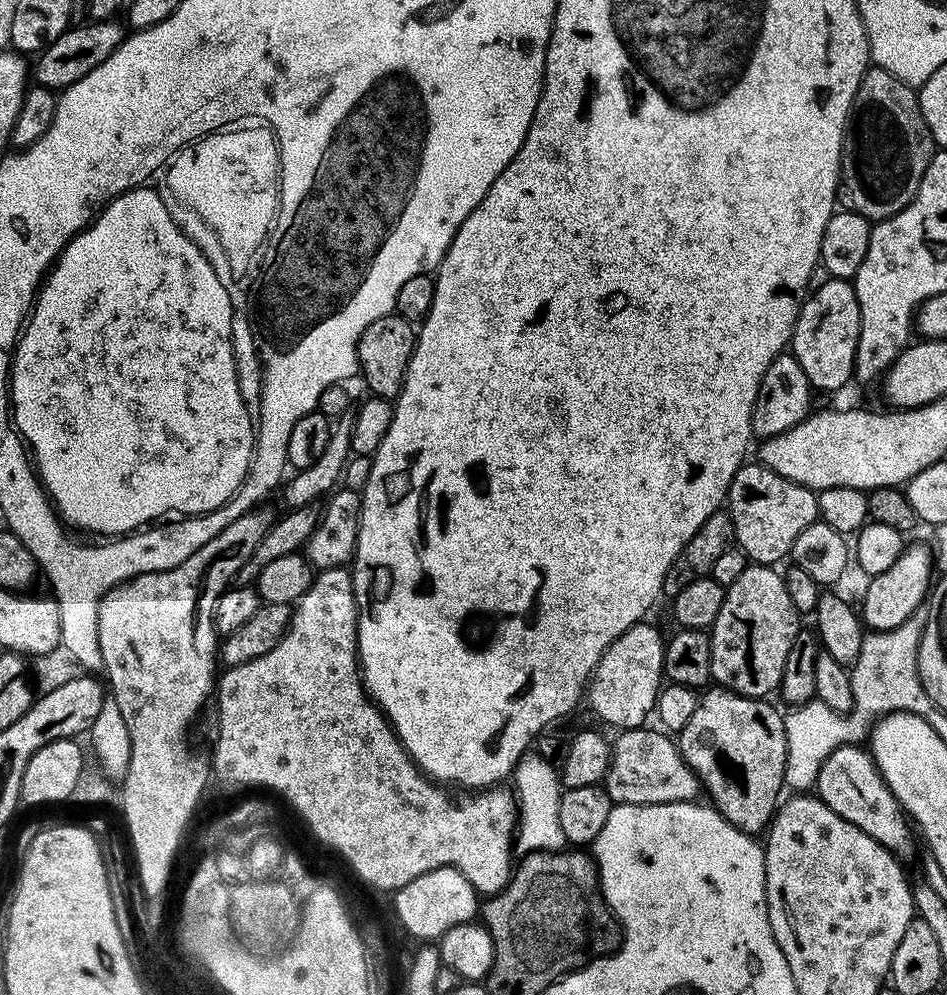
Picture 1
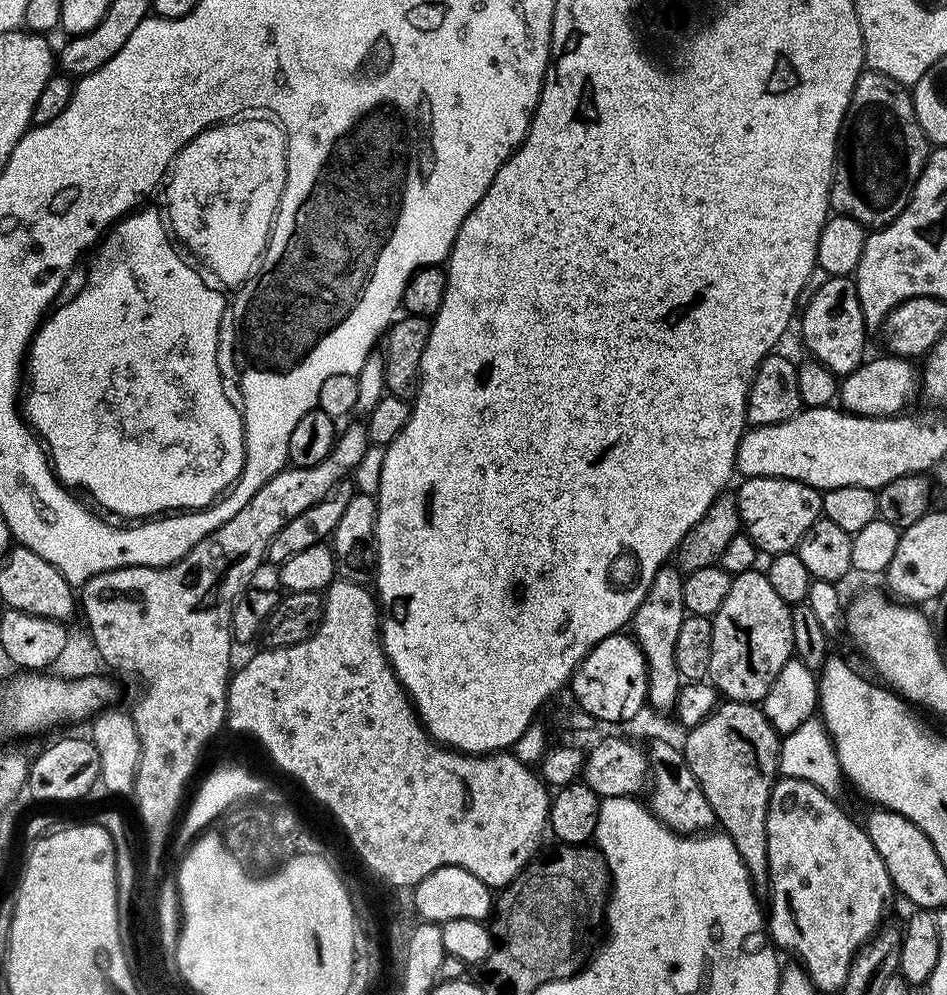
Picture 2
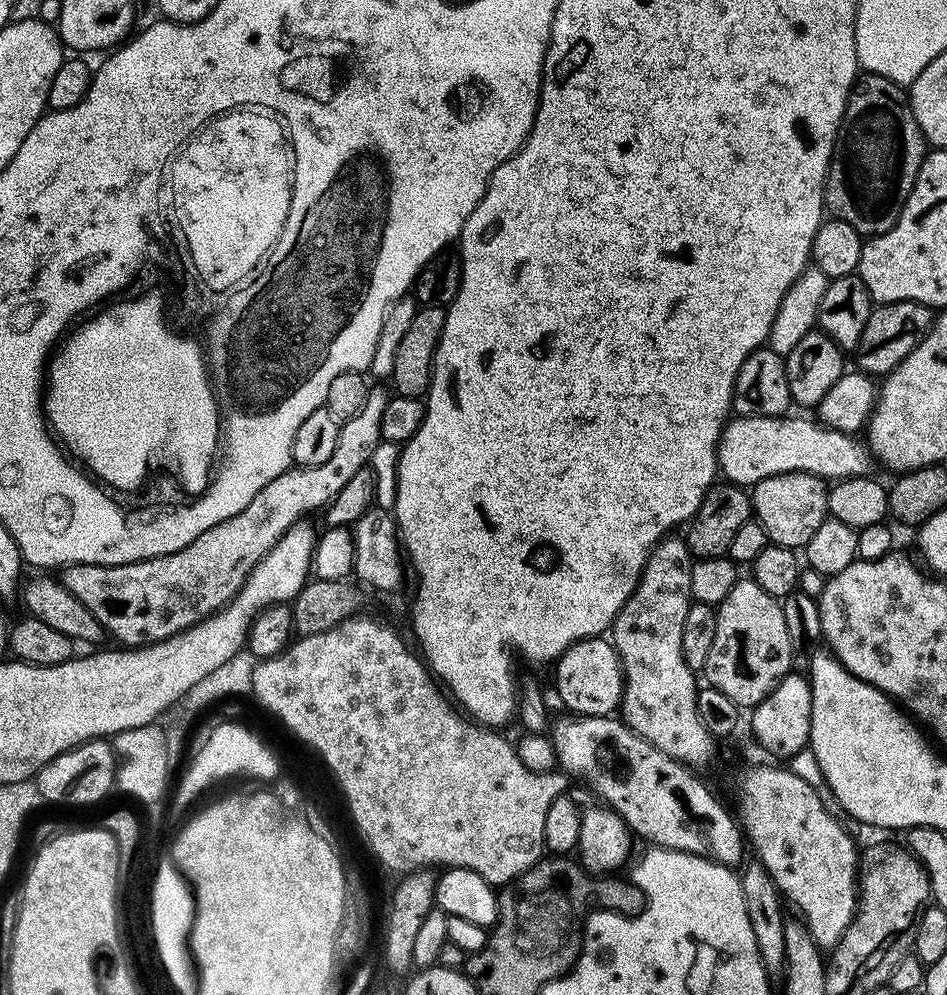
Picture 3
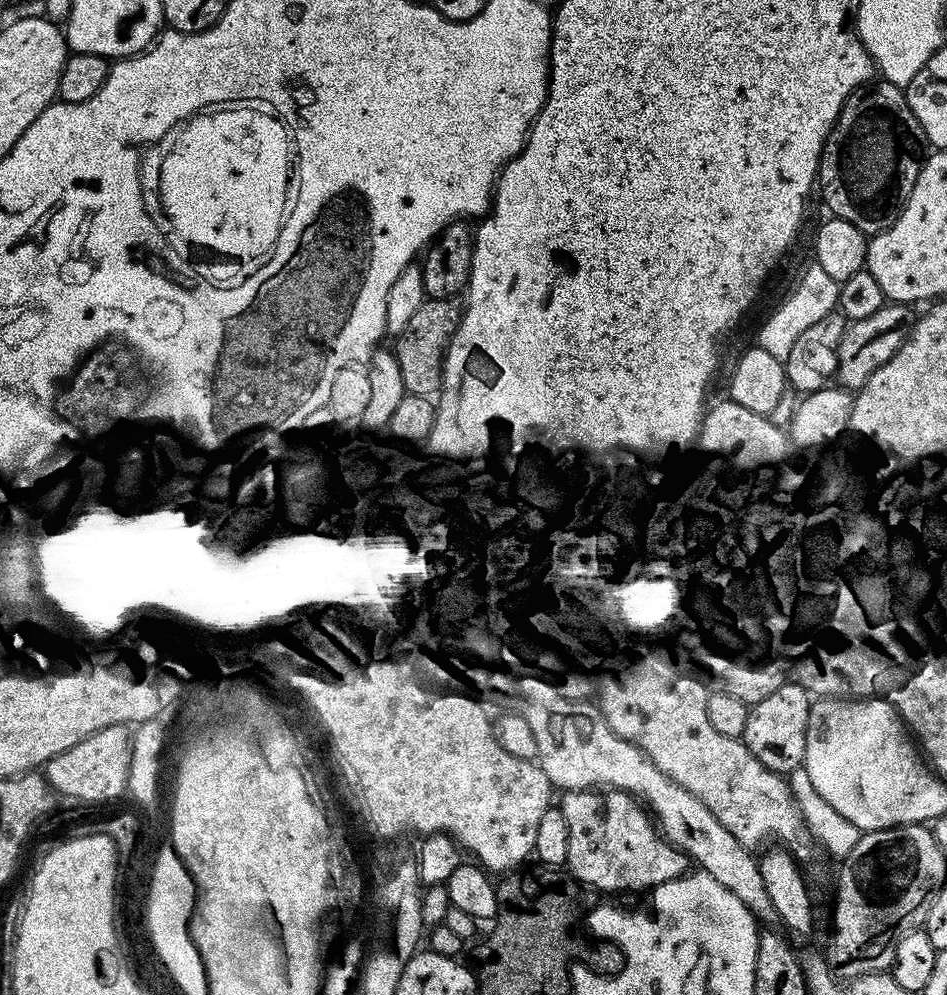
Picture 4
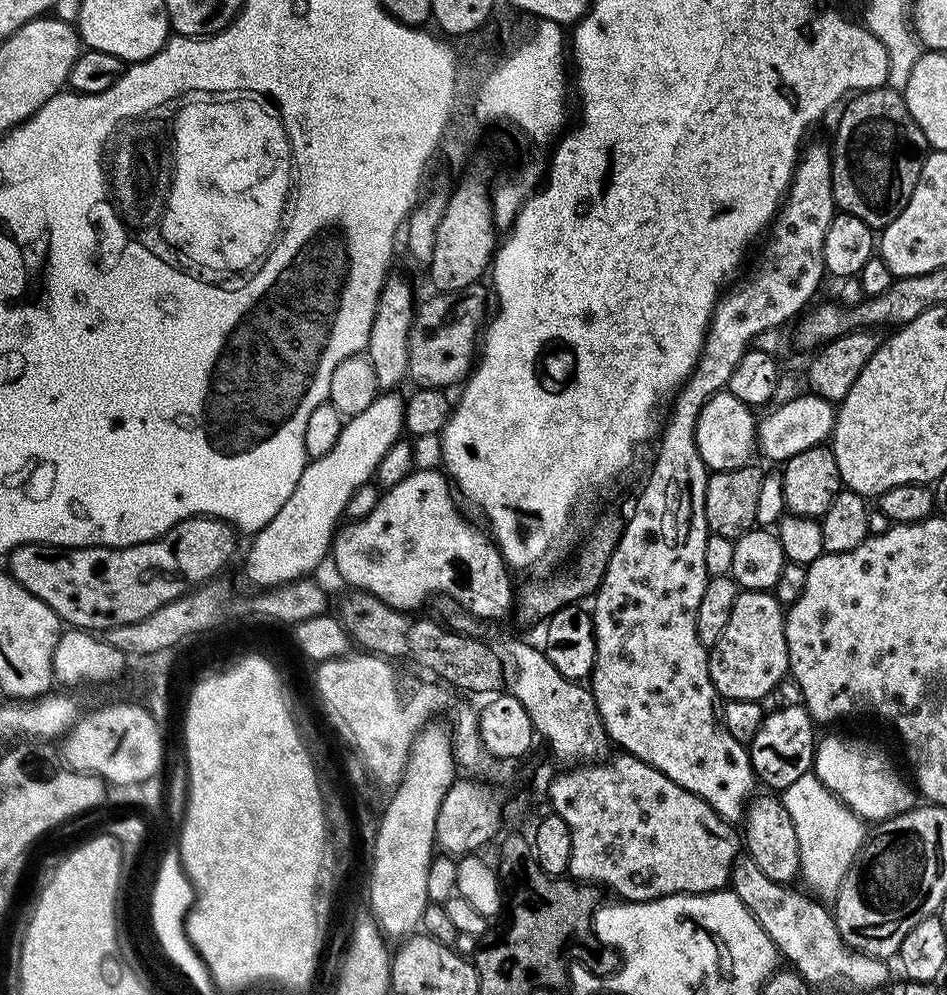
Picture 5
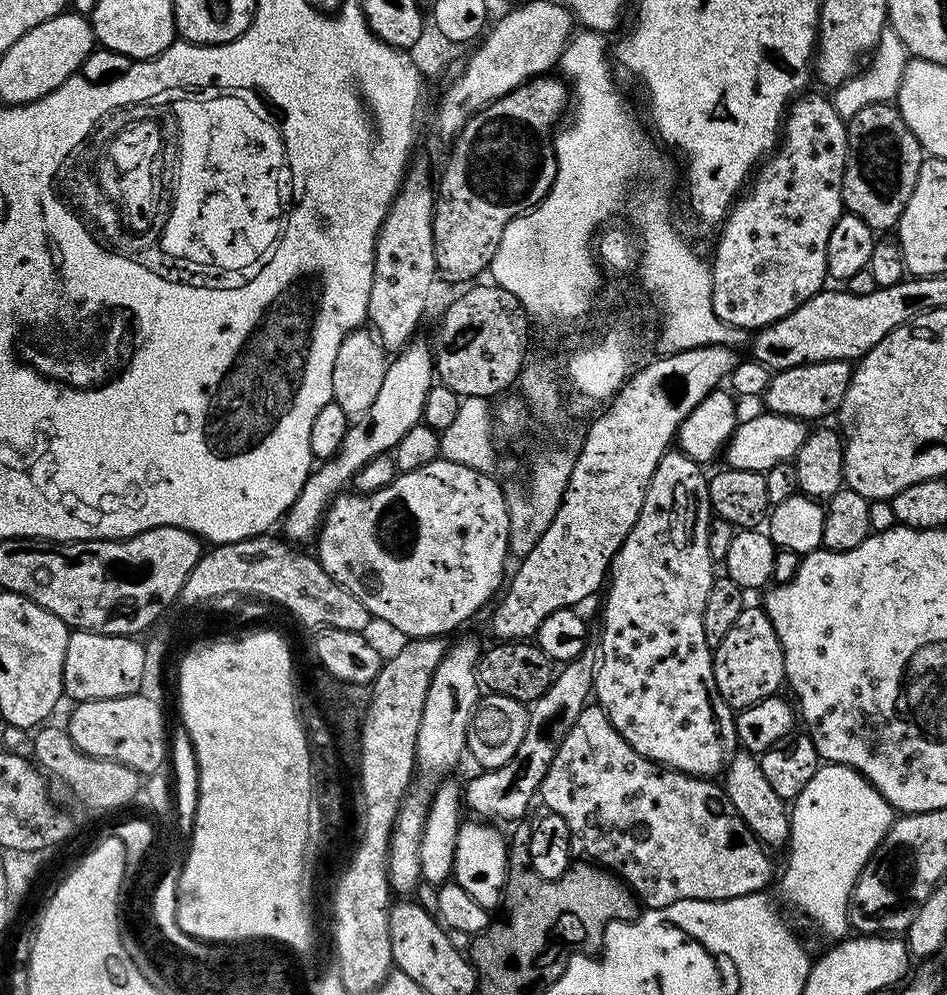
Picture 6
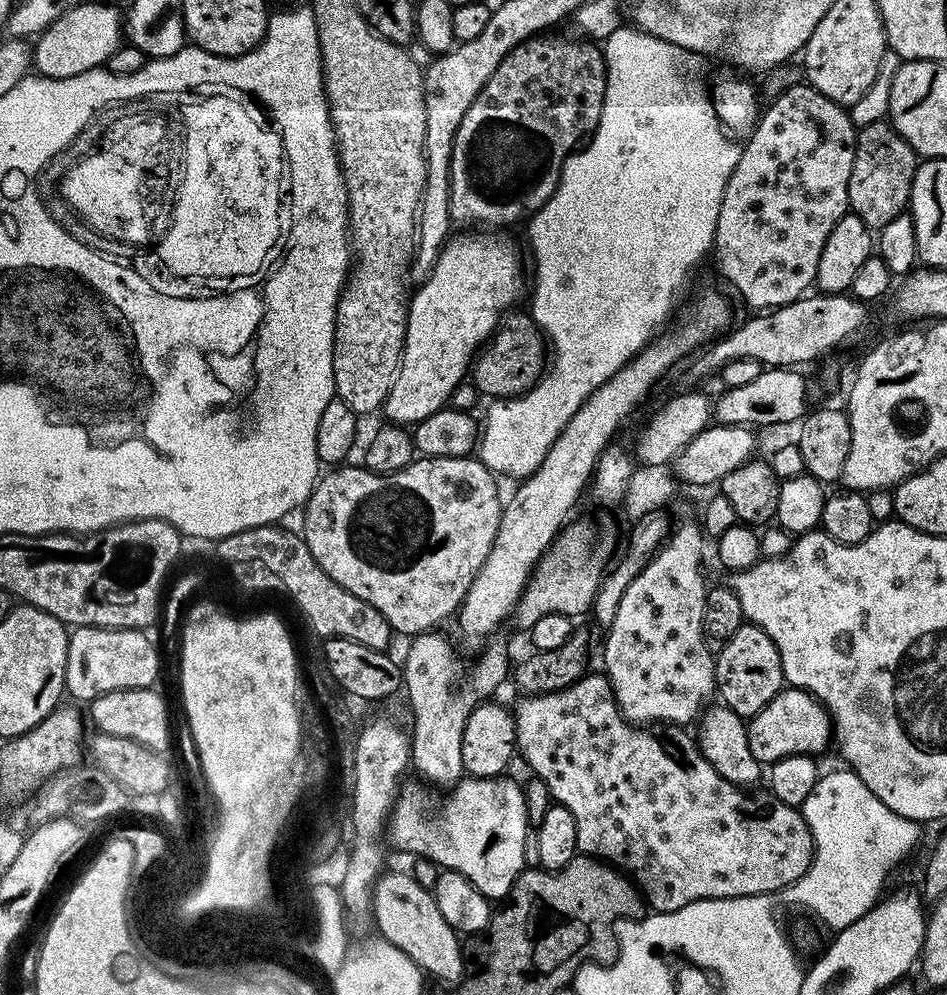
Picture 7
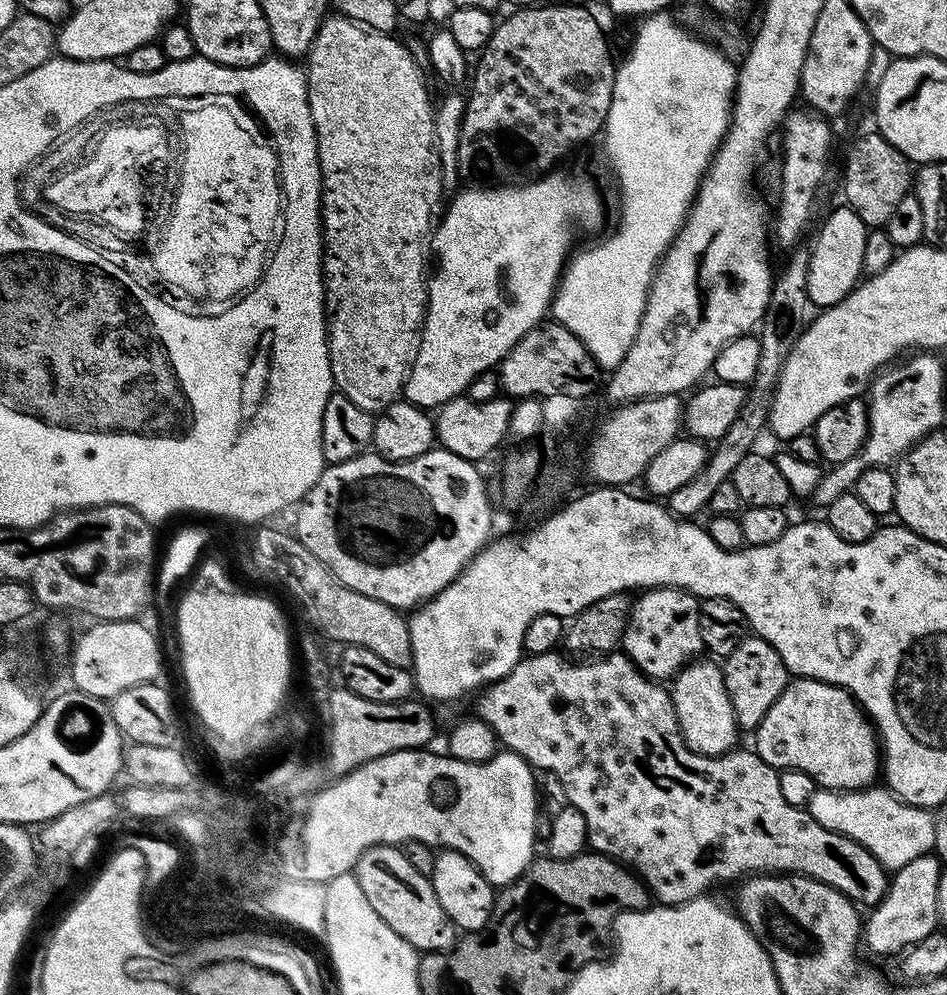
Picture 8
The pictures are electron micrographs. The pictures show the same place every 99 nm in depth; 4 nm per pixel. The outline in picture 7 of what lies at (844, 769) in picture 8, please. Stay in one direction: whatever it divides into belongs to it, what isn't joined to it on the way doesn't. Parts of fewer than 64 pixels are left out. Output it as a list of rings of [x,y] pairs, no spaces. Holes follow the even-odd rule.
[[[785,687],[757,716],[747,721],[750,754],[761,766],[771,766],[787,756],[811,756],[824,752],[834,740],[832,718],[819,700],[801,688]]]

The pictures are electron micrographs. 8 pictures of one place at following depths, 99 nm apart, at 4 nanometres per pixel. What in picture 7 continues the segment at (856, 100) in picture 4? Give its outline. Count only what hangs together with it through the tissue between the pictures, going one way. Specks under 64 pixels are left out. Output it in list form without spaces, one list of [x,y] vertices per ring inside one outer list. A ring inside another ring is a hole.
[[[887,119],[859,129],[854,150],[854,170],[850,170],[848,207],[869,230],[879,230],[886,222],[905,215],[912,199],[912,183],[918,167],[916,151],[896,133]]]

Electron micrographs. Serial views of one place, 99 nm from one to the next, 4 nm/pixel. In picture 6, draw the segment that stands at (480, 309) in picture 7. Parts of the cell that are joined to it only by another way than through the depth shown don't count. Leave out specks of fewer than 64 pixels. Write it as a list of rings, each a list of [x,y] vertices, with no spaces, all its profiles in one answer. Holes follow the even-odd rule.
[[[413,339],[411,344],[391,357],[386,378],[382,378],[382,387],[378,390],[378,398],[374,398],[374,406],[370,406],[366,418],[357,419],[349,427],[339,452],[332,459],[323,461],[319,467],[309,472],[308,481],[304,483],[298,498],[289,506],[282,520],[283,535],[293,545],[304,546],[307,540],[308,543],[315,541],[328,505],[351,485],[356,471],[366,466],[370,458],[391,453],[402,434],[423,421],[426,396],[430,394],[438,373],[429,341],[427,344],[420,339]]]

